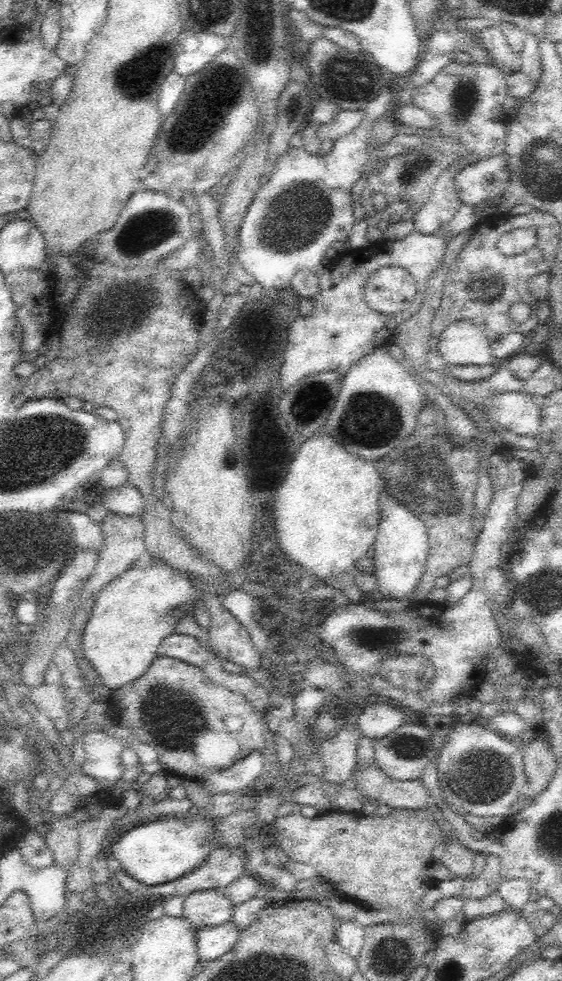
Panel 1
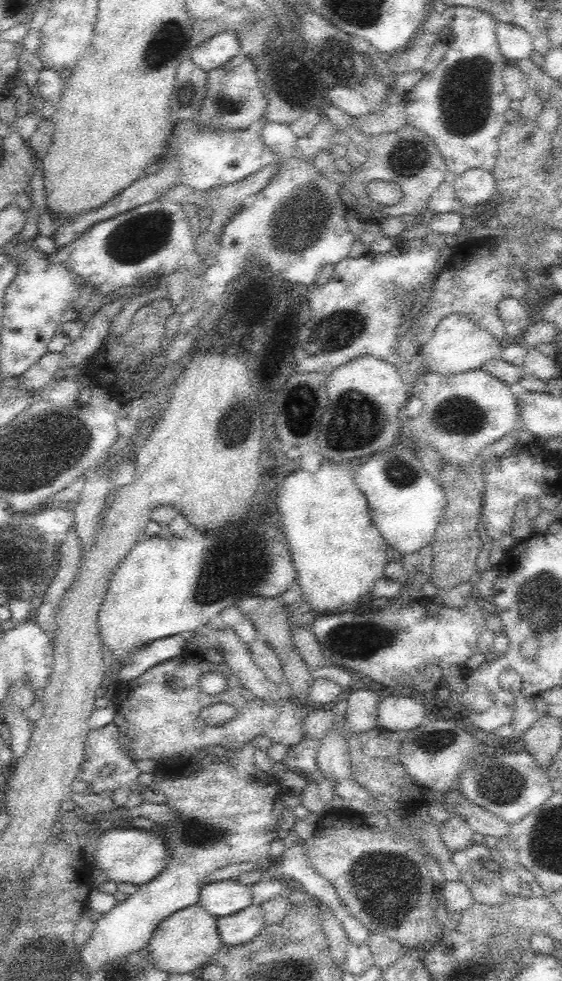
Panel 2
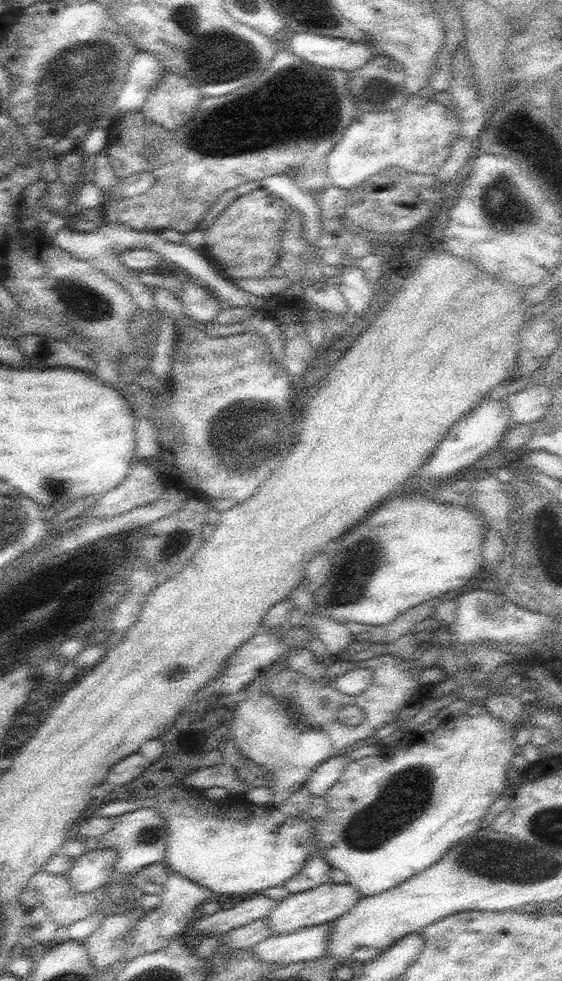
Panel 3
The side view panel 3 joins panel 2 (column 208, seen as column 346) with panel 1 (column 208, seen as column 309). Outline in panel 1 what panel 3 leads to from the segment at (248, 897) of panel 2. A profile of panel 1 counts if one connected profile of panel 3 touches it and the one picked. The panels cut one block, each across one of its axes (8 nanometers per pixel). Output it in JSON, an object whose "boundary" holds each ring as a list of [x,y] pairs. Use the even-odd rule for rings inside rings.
{"boundary":[[[220,891],[192,892],[185,897],[181,918],[196,929],[220,926],[230,921],[233,906],[230,899]]]}

